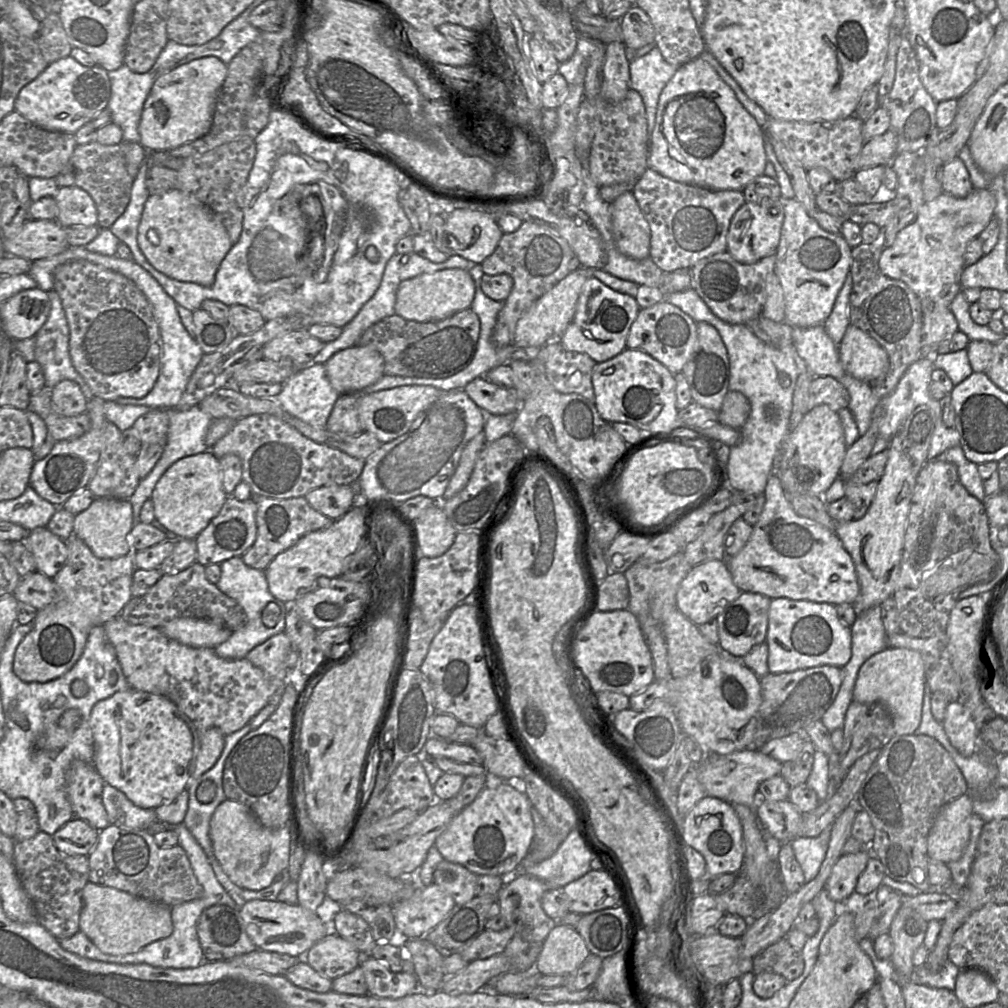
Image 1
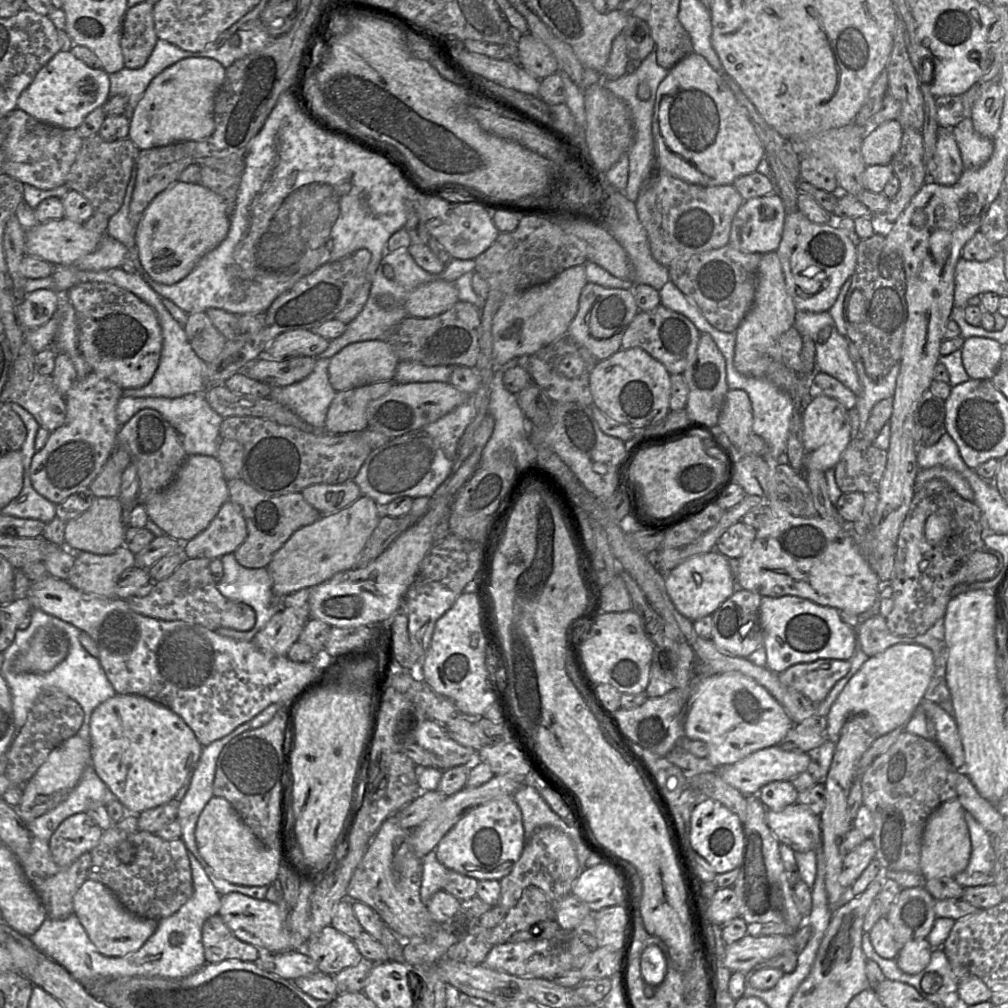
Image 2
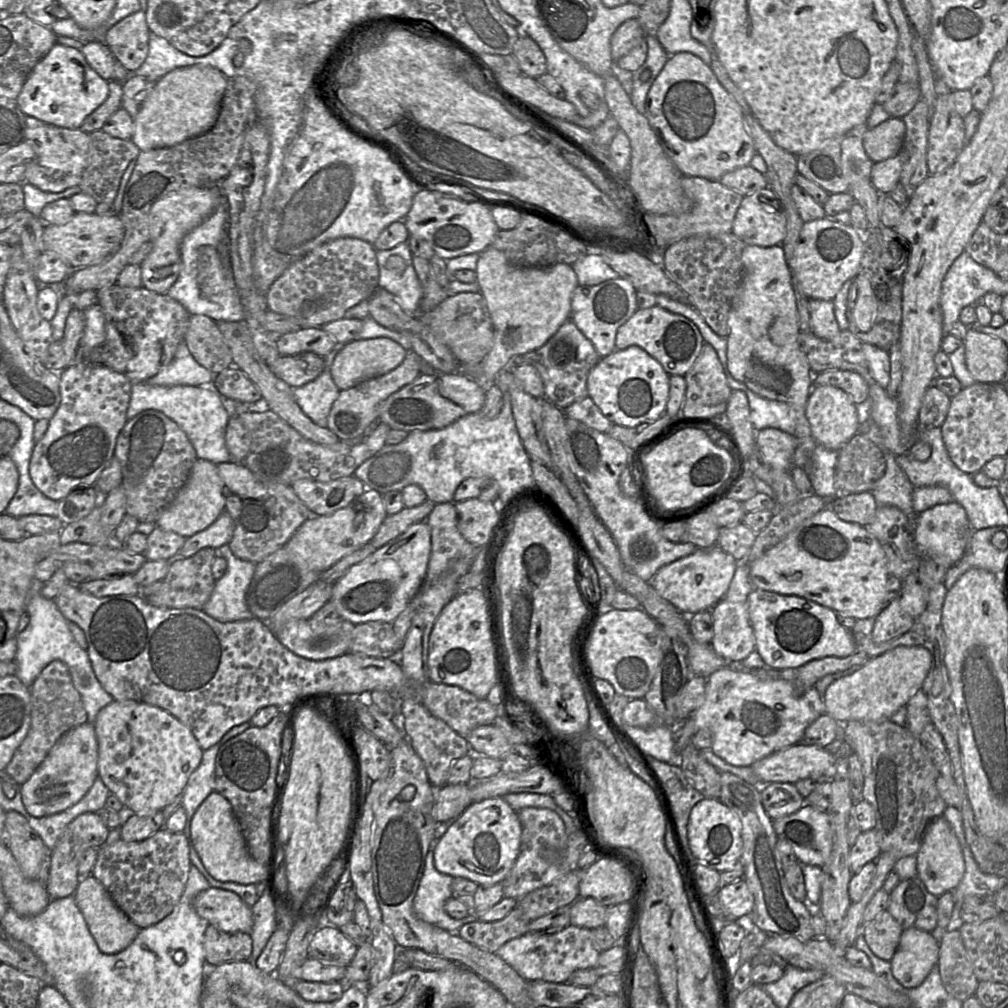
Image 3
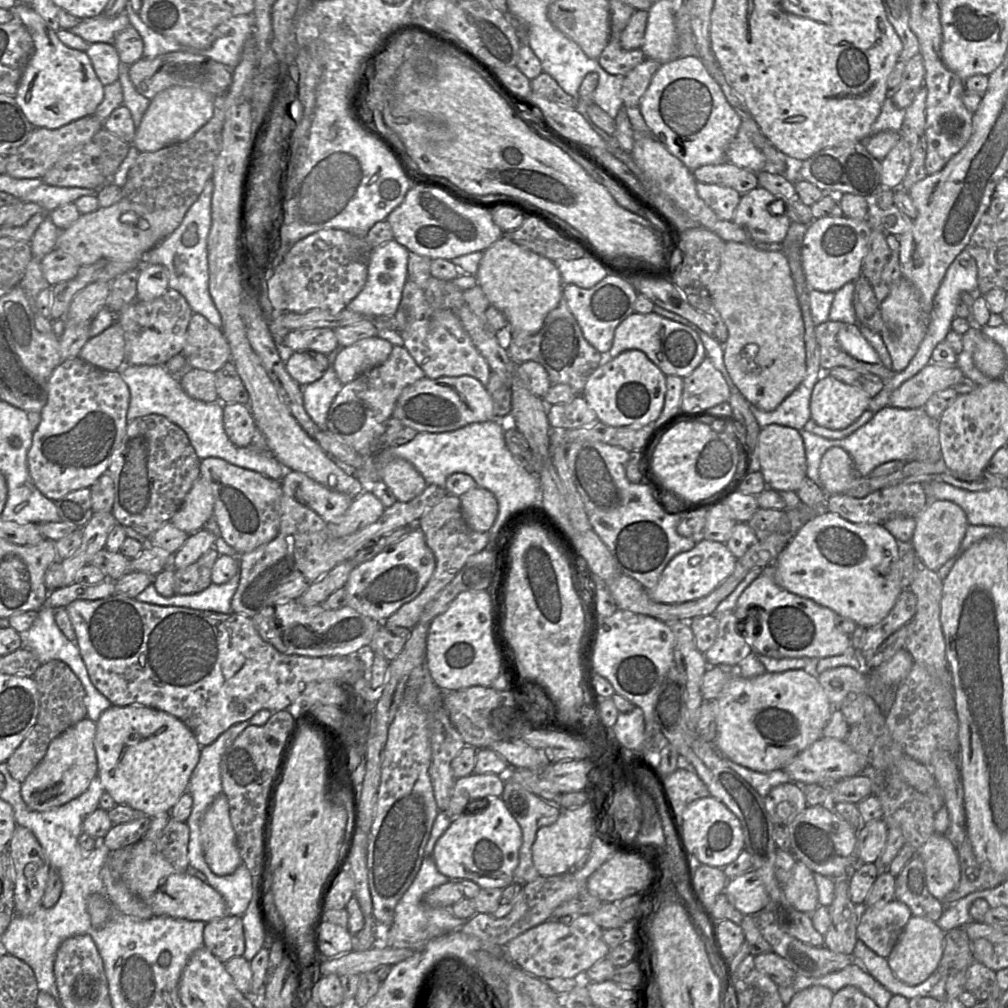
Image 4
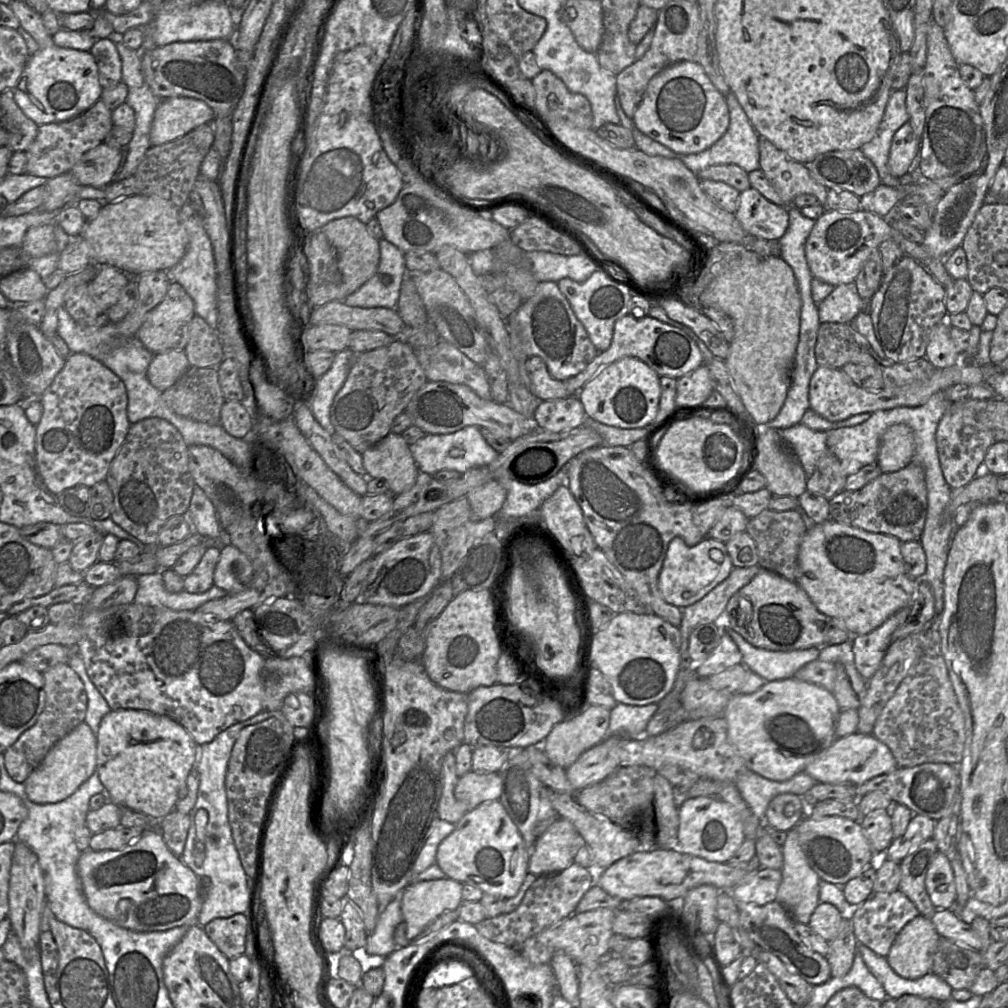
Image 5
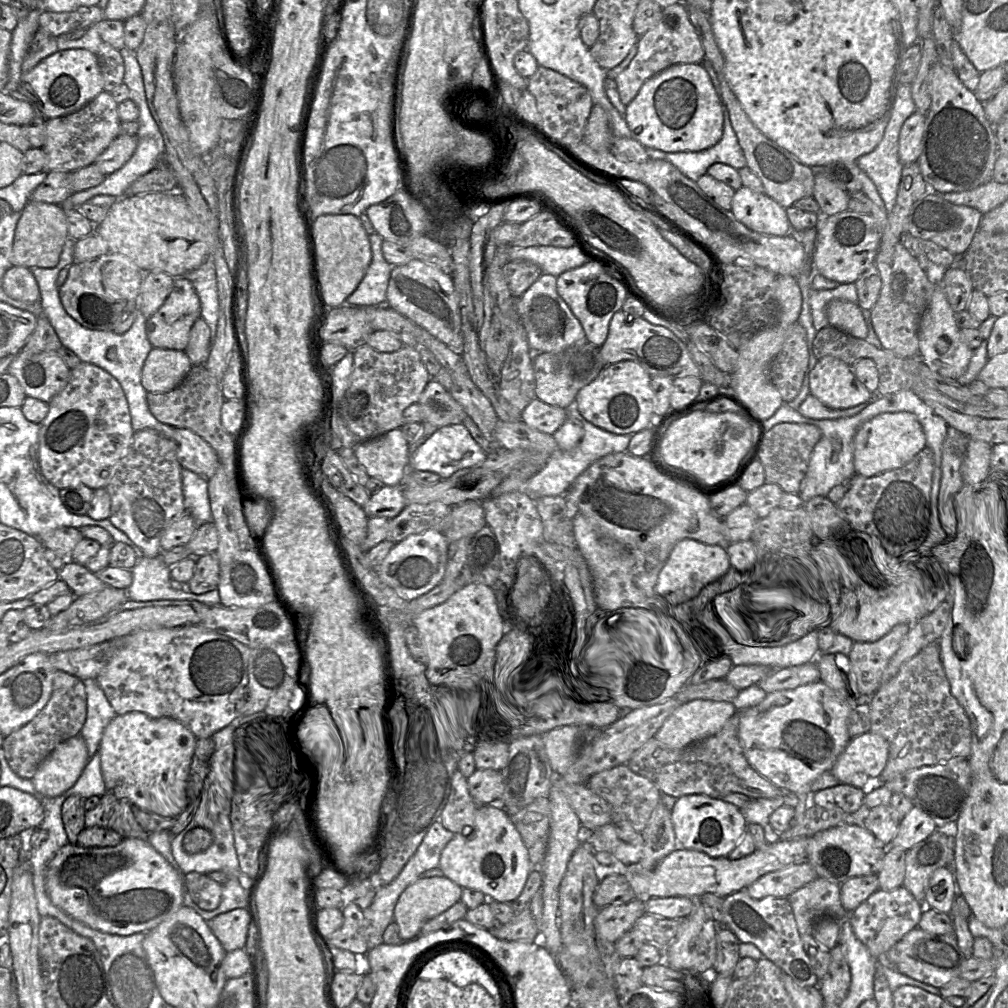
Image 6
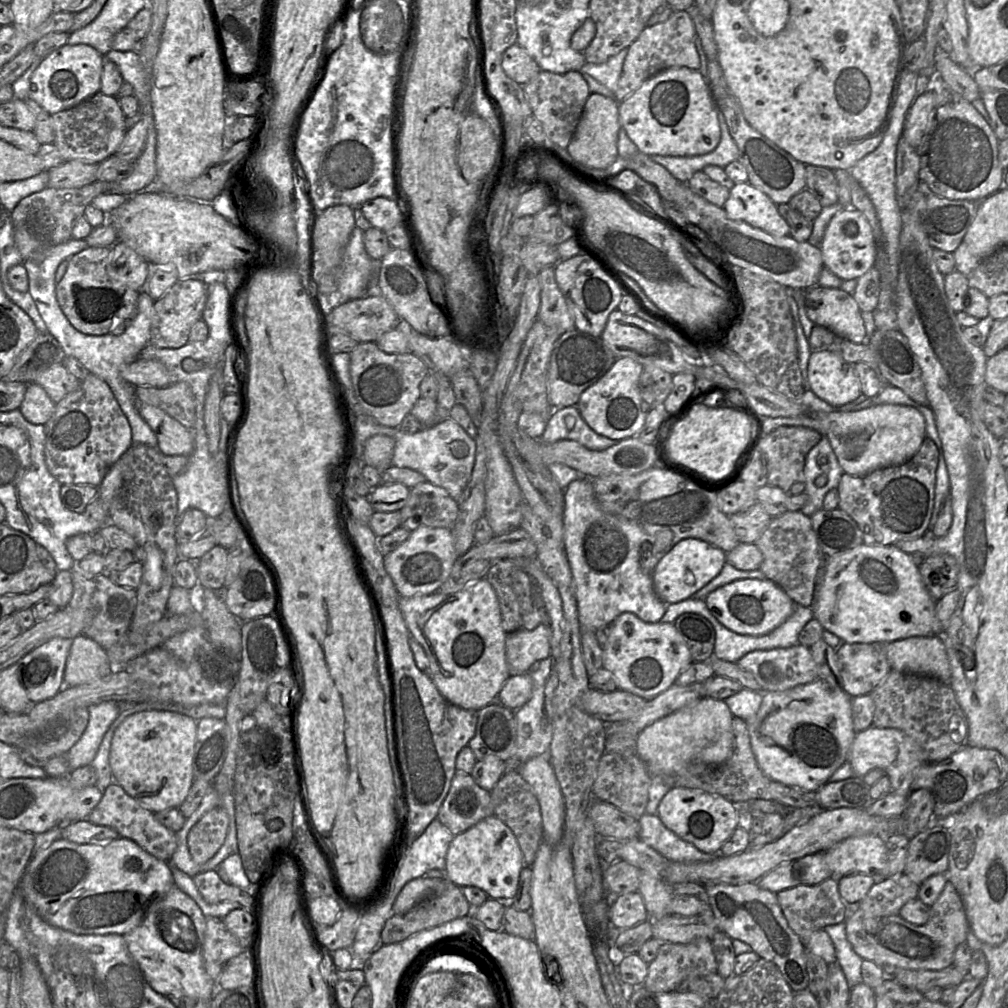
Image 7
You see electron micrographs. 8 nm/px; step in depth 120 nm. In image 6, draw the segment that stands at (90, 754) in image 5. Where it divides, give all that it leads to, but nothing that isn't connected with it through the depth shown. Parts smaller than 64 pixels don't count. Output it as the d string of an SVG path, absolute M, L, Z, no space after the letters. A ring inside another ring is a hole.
M76 735L59 744L42 762L32 784L44 796L60 796L77 782L89 759L85 740Z

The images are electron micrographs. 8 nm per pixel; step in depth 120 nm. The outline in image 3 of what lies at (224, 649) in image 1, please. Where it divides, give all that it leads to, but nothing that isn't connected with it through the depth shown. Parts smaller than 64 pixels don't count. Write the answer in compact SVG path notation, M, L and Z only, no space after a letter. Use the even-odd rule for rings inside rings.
M222 545L216 550L217 555L226 559L227 570L222 578L216 580L202 611L223 623L253 618L246 604L246 592L256 564L236 557L229 545Z

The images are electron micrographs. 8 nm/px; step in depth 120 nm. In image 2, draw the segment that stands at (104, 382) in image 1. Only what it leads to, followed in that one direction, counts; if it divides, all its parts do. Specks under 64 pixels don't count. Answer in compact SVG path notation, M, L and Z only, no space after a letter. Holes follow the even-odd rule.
M102 282L78 284L67 296L76 312L79 347L91 372L122 389L149 384L162 351L162 330L152 307L125 288Z

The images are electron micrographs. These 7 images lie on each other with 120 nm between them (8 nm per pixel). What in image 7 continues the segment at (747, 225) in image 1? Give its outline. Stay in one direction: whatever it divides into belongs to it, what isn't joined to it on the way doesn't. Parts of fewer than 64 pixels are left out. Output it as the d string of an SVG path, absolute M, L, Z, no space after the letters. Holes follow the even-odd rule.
M748 182L736 183L730 189L723 209L729 219L746 222L774 237L790 234L790 227L779 214L777 205L764 192Z

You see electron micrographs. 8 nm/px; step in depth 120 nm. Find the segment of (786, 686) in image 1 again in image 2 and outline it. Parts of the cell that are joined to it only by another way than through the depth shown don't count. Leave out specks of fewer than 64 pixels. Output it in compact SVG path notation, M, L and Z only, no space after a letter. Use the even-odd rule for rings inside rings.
M818 659L792 665L778 673L780 681L802 693L814 705L822 702L850 669L850 661Z

